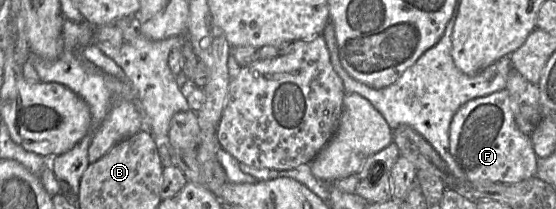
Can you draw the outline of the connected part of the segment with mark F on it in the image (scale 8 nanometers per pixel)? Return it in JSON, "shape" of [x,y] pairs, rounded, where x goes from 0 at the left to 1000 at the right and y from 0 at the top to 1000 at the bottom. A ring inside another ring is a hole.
{"shape":[[[910,426],[831,502],[808,593],[804,679],[808,732],[833,818],[836,856],[845,871],[924,880],[964,842],[968,756],[953,651],[939,636],[928,598],[917,455]]]}

